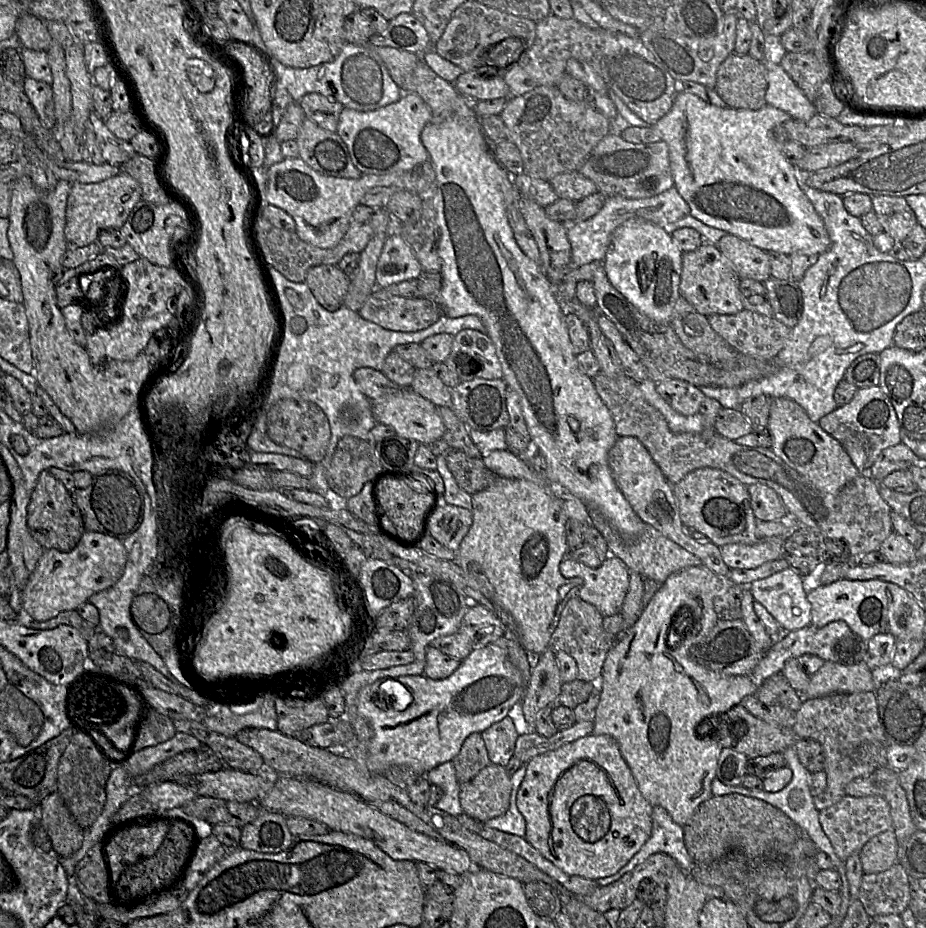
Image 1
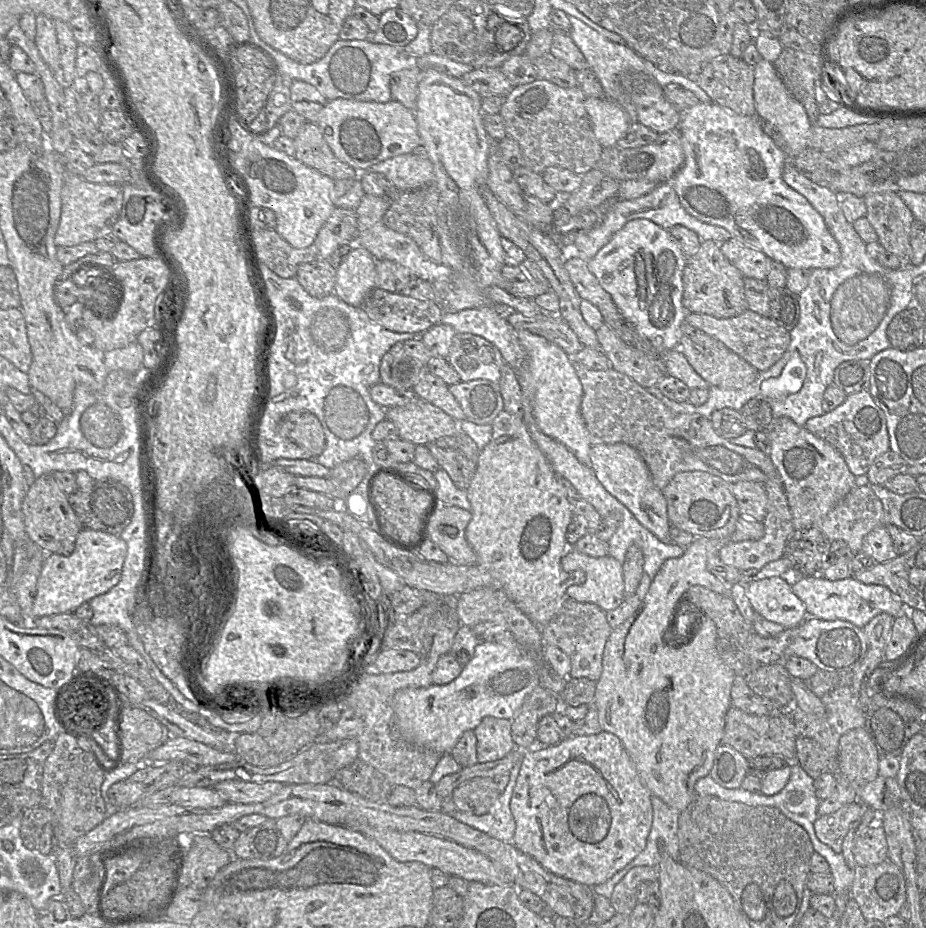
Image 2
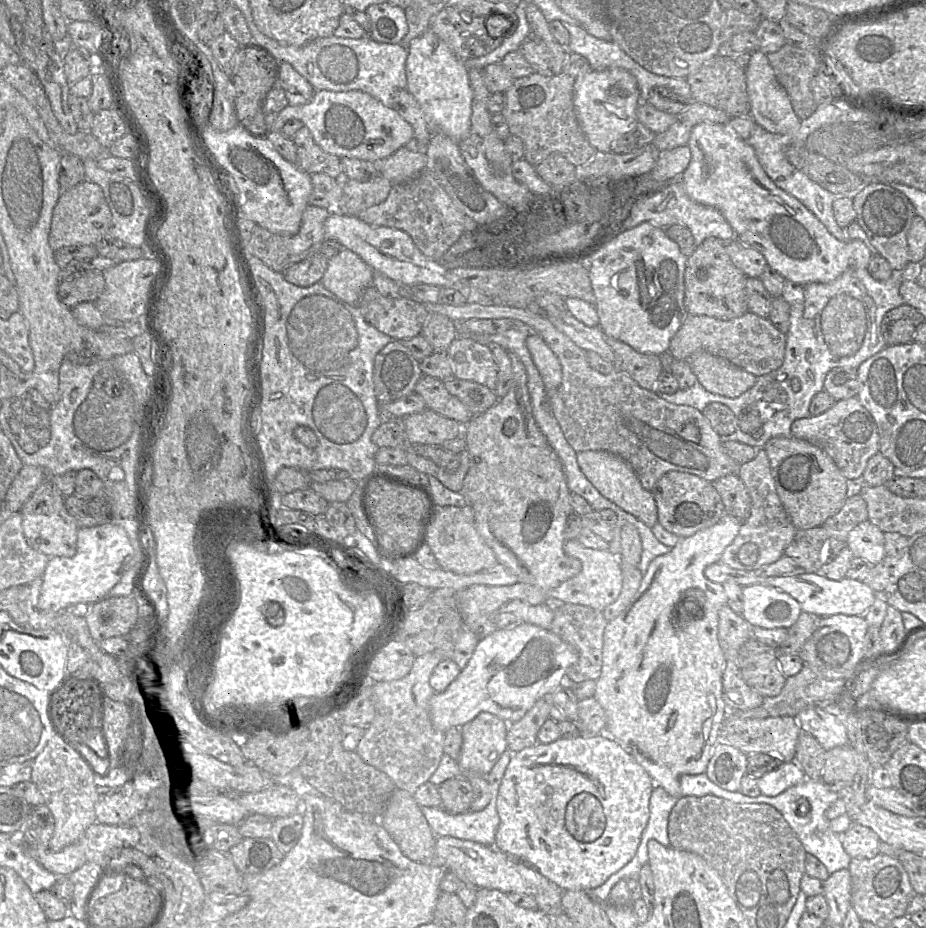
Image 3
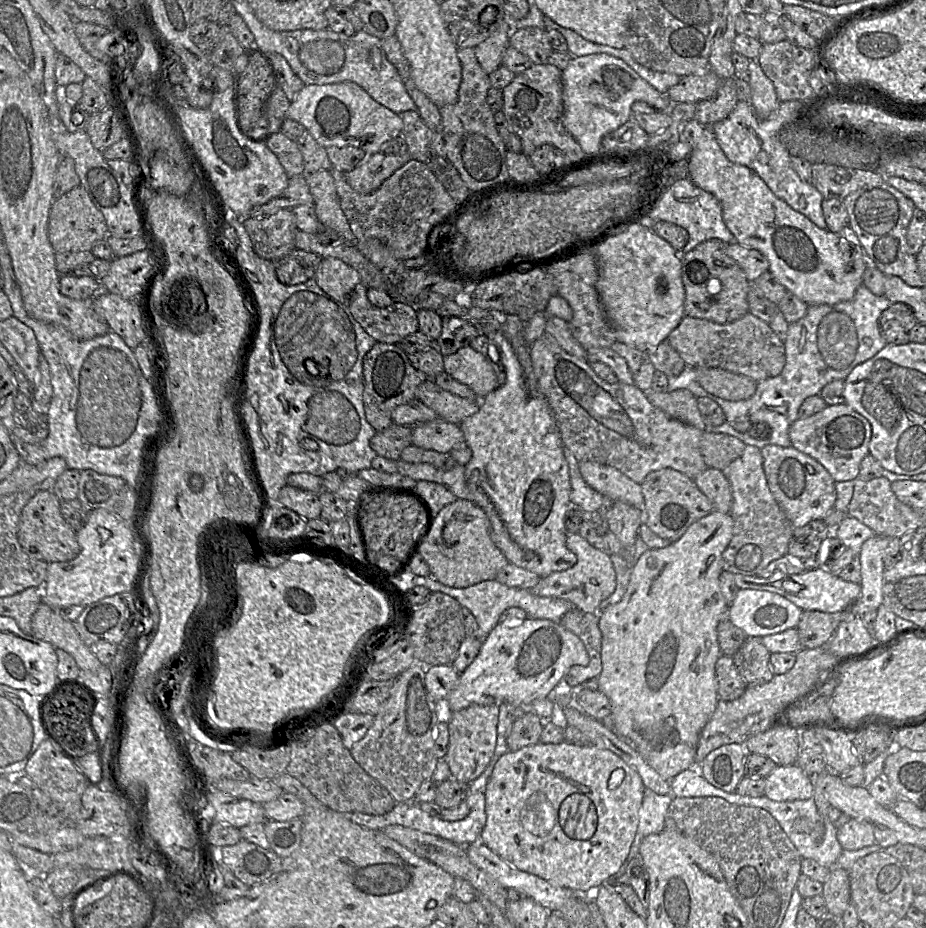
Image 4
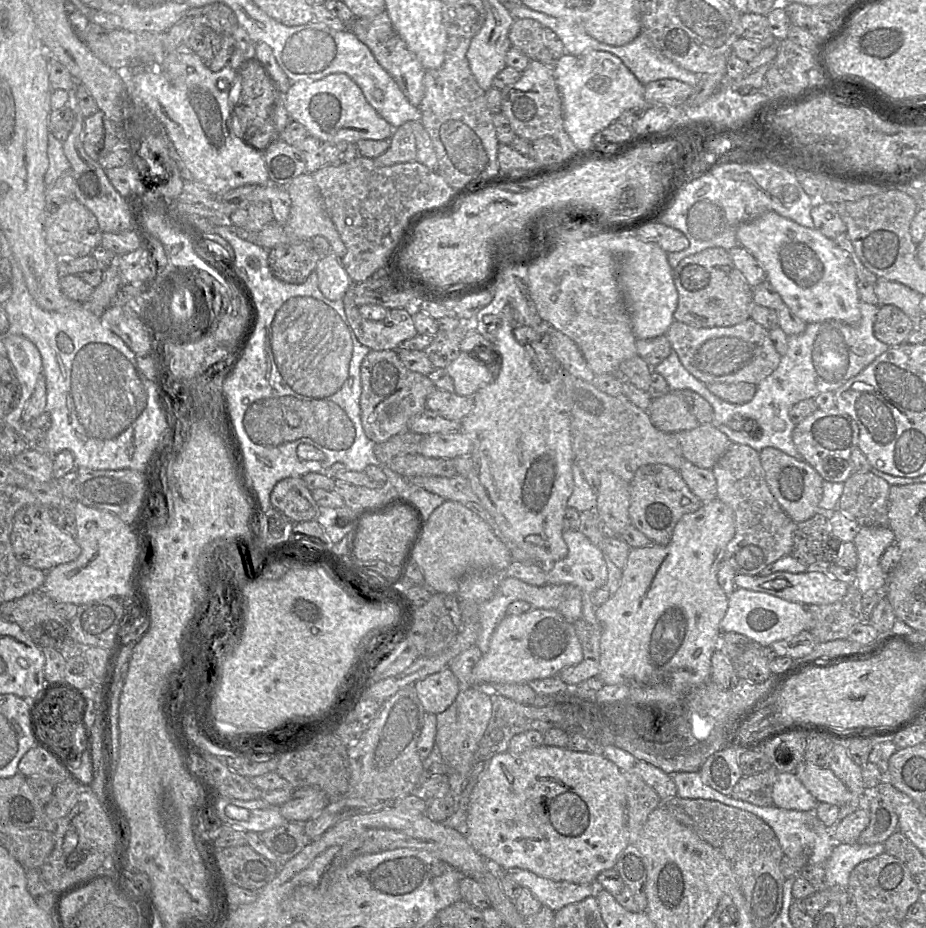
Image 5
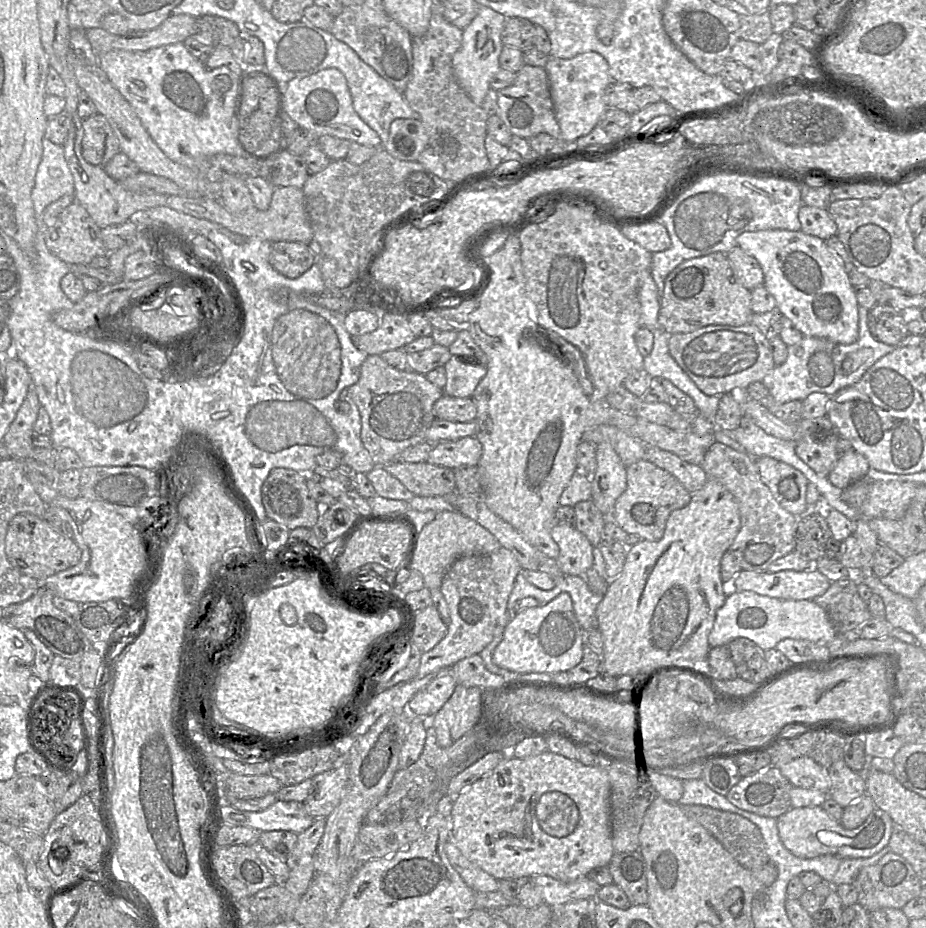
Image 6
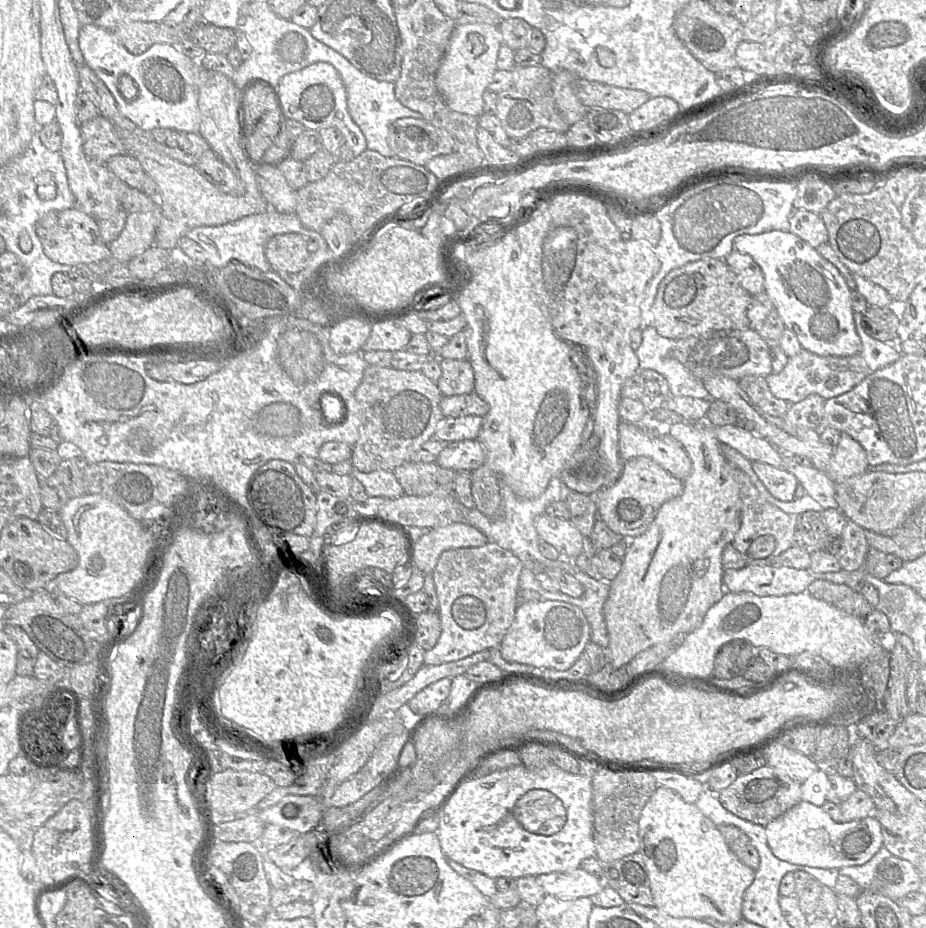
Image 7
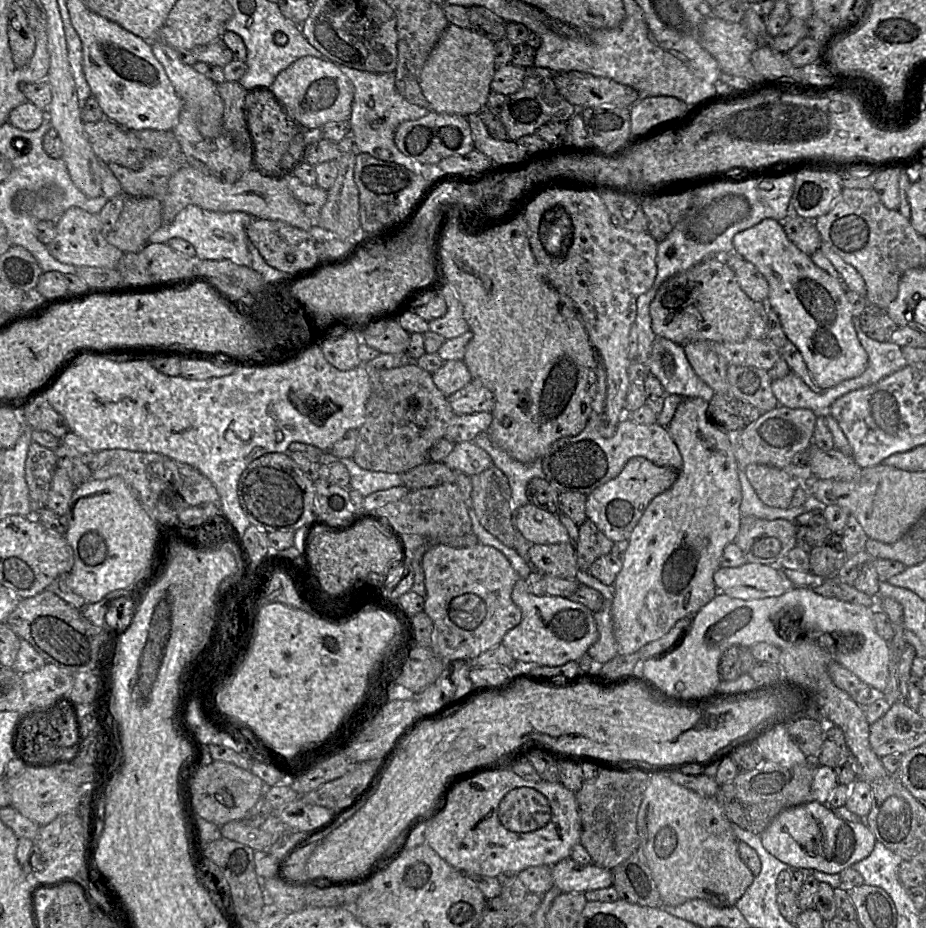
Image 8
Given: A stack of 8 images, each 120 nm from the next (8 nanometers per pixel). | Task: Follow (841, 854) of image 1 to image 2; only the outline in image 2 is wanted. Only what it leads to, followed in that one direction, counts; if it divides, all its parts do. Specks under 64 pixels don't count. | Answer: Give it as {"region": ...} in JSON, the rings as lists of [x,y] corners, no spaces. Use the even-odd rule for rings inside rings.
{"region":[[[855,801],[834,813],[819,816],[814,823],[817,838],[836,853],[842,853],[843,840],[851,824],[865,814],[865,807],[869,806]]]}

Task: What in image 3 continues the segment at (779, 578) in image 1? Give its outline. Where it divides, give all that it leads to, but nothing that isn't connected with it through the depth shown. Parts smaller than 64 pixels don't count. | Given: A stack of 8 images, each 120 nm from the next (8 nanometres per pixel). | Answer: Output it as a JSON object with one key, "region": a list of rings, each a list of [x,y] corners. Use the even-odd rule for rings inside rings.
{"region":[[[771,585],[743,586],[742,616],[752,626],[767,629],[789,628],[802,612],[799,602]]]}

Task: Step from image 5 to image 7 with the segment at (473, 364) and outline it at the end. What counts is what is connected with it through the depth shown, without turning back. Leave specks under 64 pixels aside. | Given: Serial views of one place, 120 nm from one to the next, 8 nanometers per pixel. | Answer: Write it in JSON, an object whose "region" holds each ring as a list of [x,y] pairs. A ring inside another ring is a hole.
{"region":[[[440,359],[441,376],[437,386],[443,396],[454,396],[474,391],[474,371],[467,359]]]}

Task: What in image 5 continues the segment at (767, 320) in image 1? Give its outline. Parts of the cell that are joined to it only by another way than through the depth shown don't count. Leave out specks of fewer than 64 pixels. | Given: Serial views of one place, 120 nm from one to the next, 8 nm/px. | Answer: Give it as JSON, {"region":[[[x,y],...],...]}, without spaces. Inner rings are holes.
{"region":[[[751,317],[733,326],[712,328],[697,328],[674,321],[667,329],[665,336],[684,368],[706,385],[740,382],[758,385],[778,367],[781,359],[781,355],[776,351],[770,339],[769,331],[755,322]]]}

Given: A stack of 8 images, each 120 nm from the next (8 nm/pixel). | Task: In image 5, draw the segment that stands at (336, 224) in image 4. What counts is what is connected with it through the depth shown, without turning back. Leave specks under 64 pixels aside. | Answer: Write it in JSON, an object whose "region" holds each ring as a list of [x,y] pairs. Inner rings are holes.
{"region":[[[310,173],[294,178],[286,190],[291,200],[290,214],[285,225],[298,240],[311,240],[314,236],[325,237],[331,253],[342,258],[346,247],[326,212],[320,190]]]}

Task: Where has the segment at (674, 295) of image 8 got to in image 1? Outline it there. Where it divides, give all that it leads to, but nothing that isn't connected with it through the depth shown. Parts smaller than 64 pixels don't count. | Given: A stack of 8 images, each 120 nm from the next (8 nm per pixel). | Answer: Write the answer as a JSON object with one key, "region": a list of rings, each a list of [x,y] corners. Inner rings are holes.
{"region":[[[704,242],[692,252],[683,253],[680,295],[700,314],[736,314],[744,309],[740,293],[740,277],[716,244]]]}

